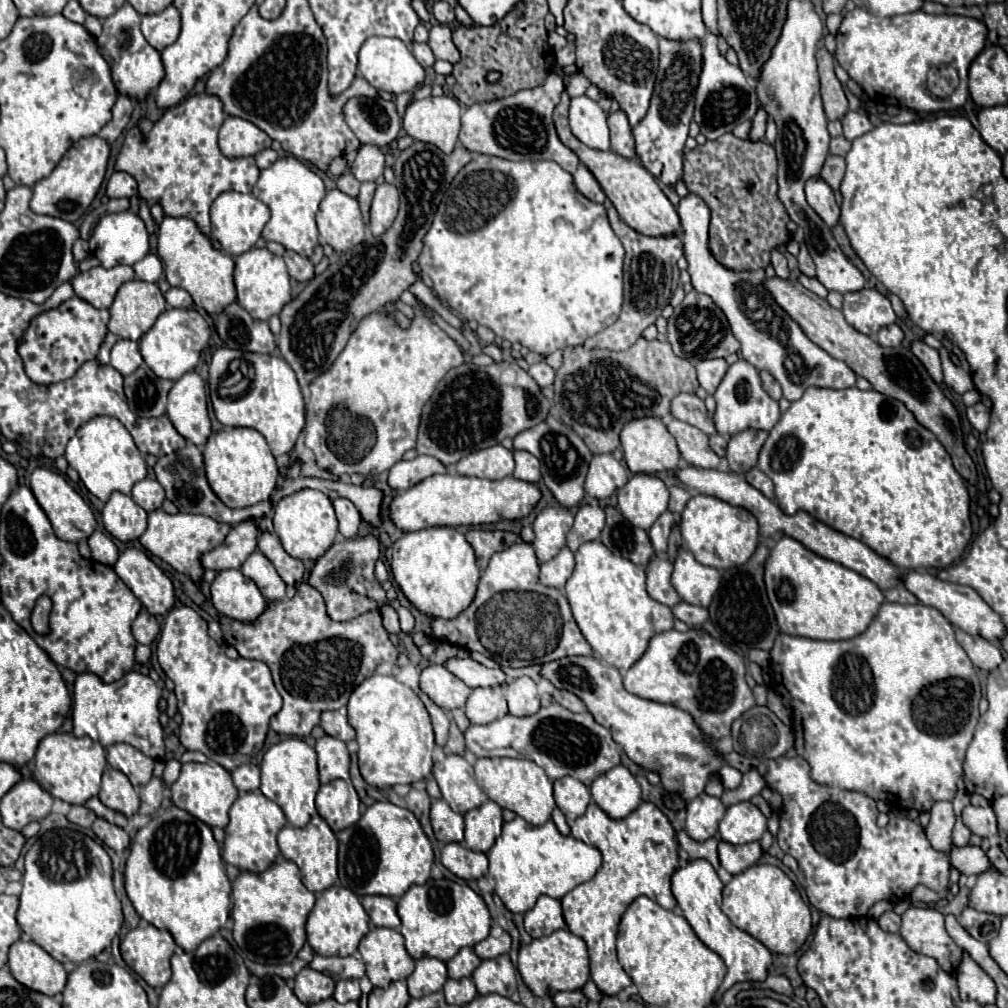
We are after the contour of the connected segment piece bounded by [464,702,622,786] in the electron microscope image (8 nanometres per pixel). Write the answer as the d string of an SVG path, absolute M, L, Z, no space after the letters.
M552 702L548 708L540 708L532 716L518 718L506 714L504 718L484 726L470 726L464 732L464 740L466 750L476 754L478 758L480 756L526 758L542 766L552 780L572 776L584 782L586 786L592 784L592 780L598 778L600 774L618 766L622 754L622 748L612 740L610 732L602 724L598 724L590 712L574 714L556 702Z

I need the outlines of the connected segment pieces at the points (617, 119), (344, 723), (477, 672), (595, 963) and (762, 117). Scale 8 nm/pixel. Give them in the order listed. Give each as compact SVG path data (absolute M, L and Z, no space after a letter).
M622 110L614 112L612 116L608 116L608 126L610 126L612 150L620 156L626 156L626 158L634 156L634 138L632 138L626 114Z
M324 712L322 718L320 718L320 726L324 728L326 734L340 738L342 742L350 742L350 740L356 738L356 732L350 726L344 712Z
M450 658L444 662L444 668L450 670L456 678L460 678L470 688L480 686L500 686L504 684L506 676L502 670L492 670L478 664L472 658Z
M596 802L588 804L588 810L572 826L572 836L596 846L602 852L602 866L596 876L574 890L570 890L560 902L568 930L580 936L590 954L590 974L596 986L604 994L618 994L630 986L632 980L616 960L616 930L624 910L638 896L656 900L662 908L672 910L676 898L670 890L672 874L678 870L678 842L676 832L666 814L652 802L642 802L626 818L610 818Z
M760 106L758 112L756 112L756 116L752 118L752 128L750 128L748 140L752 140L752 142L764 140L764 134L766 134L766 120L768 120L768 114L766 114L766 110L762 110L762 106Z

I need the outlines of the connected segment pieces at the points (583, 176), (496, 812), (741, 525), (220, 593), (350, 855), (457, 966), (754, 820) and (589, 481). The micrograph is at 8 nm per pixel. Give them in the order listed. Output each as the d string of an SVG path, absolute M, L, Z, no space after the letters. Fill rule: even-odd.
M582 164L578 166L578 170L574 172L574 184L576 184L578 192L584 194L588 200L592 200L596 204L604 204L606 196L586 166L582 166Z
M488 800L486 804L466 812L464 822L466 822L464 828L466 846L474 852L488 852L504 824L502 808L496 802Z
M696 494L688 500L682 516L680 516L680 532L682 546L690 550L698 562L706 566L714 566L716 570L728 570L740 564L746 564L758 546L758 522L756 518L738 506L730 506L720 498Z
M240 570L218 572L210 592L216 610L238 622L254 622L254 618L258 618L268 606L268 600L258 586Z
M374 802L354 826L338 832L338 842L340 882L360 898L368 894L400 898L410 886L430 878L430 866L434 862L432 844L416 816L406 808L390 802Z
M462 948L452 960L446 962L448 976L450 978L456 978L456 980L470 978L478 964L480 964L480 958L474 954L474 950L472 948Z
M752 802L730 806L720 822L720 838L728 844L748 844L766 832L766 816Z
M596 454L590 462L584 490L594 498L608 498L626 482L626 468L612 454Z

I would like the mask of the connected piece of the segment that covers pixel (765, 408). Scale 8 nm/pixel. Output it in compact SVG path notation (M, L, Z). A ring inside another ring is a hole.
M738 360L728 368L726 376L722 378L720 386L714 392L714 398L716 398L714 424L716 424L716 430L720 434L730 434L732 436L732 434L736 434L740 430L746 430L746 428L768 430L770 432L780 418L778 402L764 392L758 370L754 366L750 366L750 362L746 362L746 360Z

